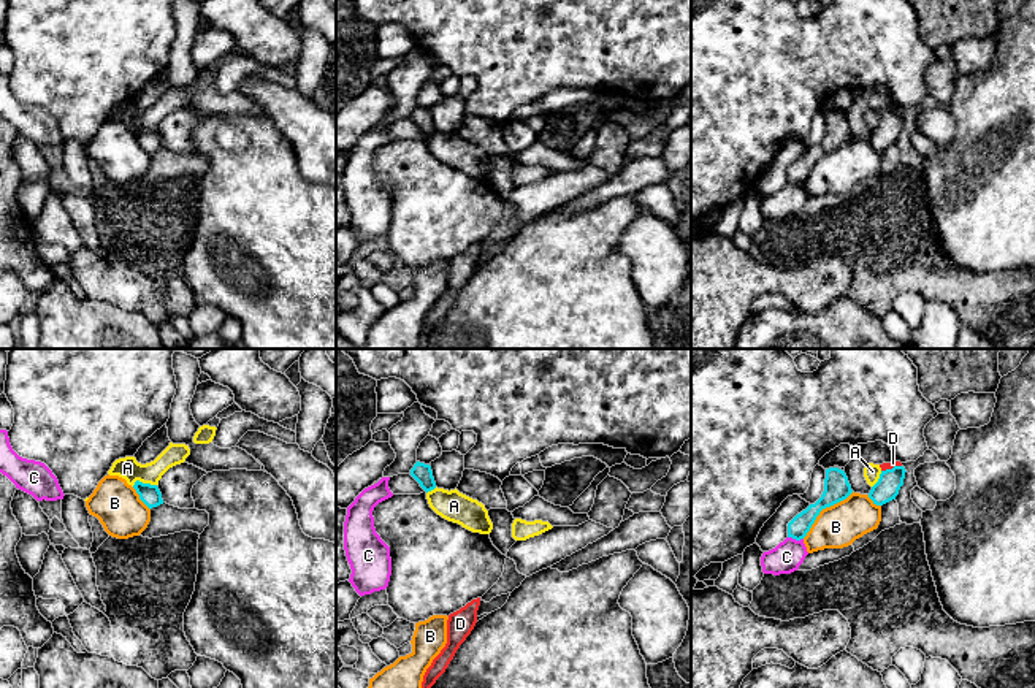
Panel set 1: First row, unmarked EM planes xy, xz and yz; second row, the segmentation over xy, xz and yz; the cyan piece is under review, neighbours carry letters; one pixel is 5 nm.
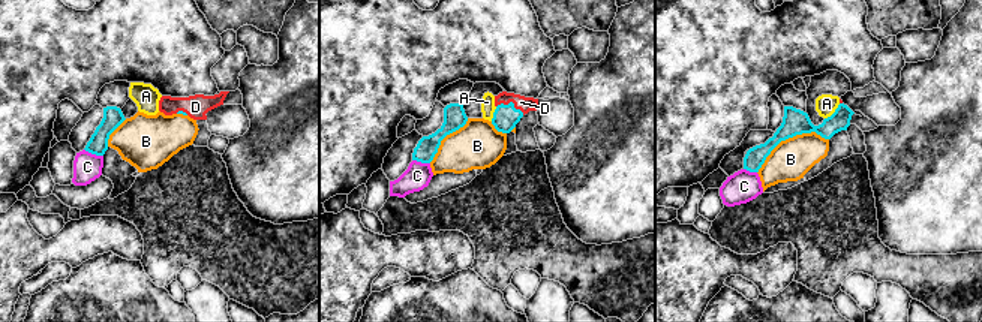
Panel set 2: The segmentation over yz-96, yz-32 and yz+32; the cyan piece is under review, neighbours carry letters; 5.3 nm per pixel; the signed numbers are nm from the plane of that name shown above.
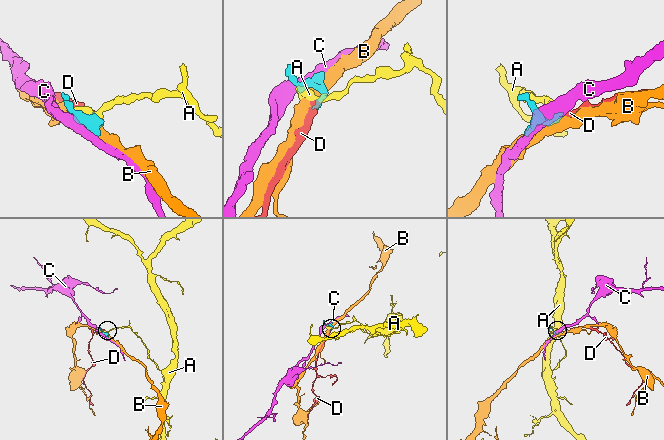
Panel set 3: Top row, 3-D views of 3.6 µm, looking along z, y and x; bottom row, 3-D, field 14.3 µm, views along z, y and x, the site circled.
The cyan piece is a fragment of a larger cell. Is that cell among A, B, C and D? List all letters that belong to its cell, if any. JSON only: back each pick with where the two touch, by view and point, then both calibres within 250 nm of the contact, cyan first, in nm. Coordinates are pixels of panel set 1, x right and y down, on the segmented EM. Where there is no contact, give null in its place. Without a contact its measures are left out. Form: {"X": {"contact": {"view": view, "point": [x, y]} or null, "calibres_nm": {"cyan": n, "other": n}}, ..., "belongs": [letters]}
{"D": {"contact": {"view": "yz", "point": [891, 470]}, "calibres_nm": {"cyan": 120, "other": 40}}, "belongs": ["D"]}

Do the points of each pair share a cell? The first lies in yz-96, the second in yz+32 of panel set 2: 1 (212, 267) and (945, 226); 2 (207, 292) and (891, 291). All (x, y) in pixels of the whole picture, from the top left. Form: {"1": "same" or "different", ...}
{"1": "different", "2": "same"}

